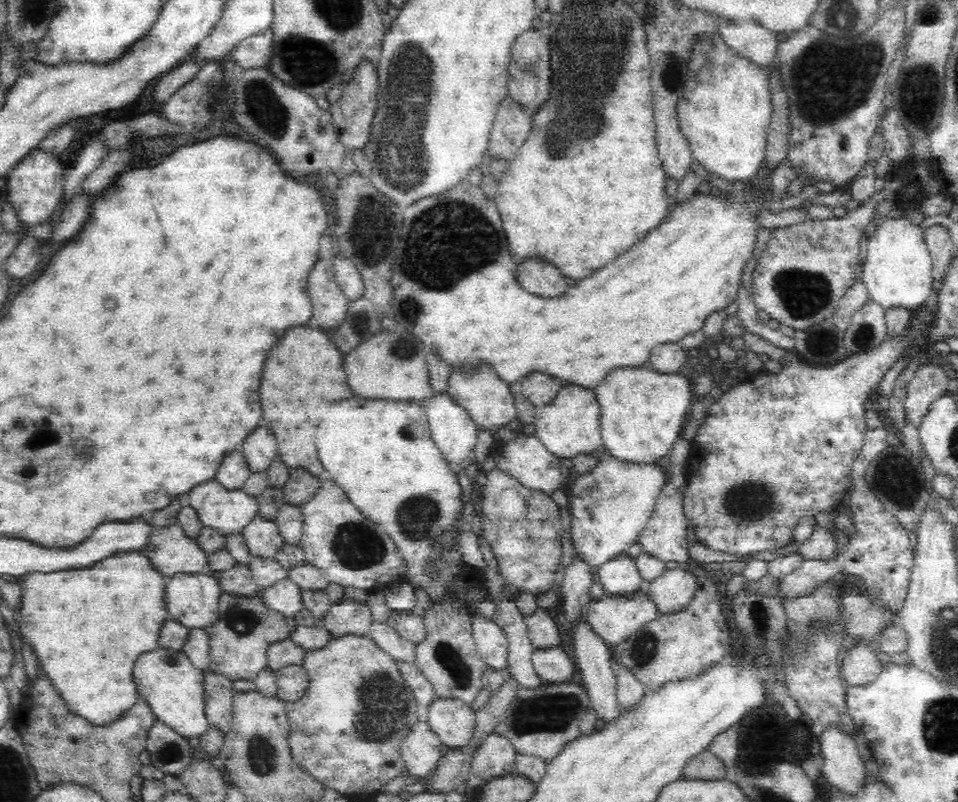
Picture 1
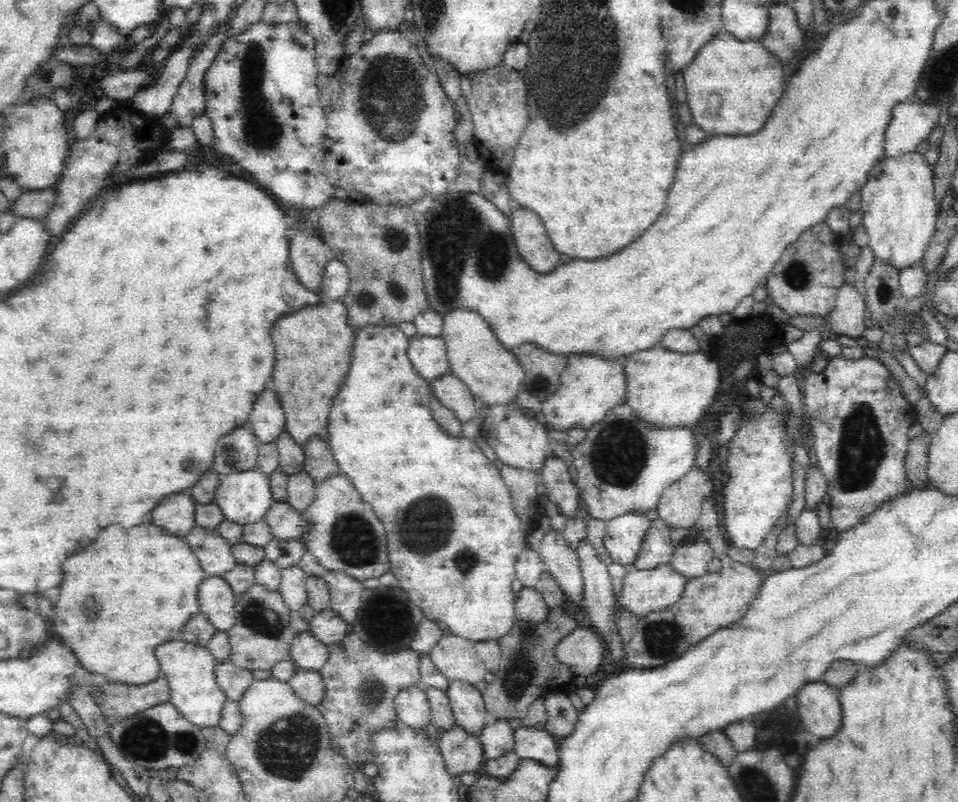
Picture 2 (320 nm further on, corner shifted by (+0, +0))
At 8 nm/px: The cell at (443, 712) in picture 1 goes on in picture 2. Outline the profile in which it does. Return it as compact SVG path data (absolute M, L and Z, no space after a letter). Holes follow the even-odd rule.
M454 681L446 687L447 697L454 722L469 736L478 737L484 728L484 713L488 710L482 701L481 691L474 685Z

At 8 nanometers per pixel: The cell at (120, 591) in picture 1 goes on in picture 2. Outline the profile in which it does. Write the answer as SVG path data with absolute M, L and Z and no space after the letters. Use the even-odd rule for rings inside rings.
M142 523L130 530L106 528L90 548L70 556L62 564L62 580L58 584L58 596L52 602L52 616L46 619L52 630L60 636L64 645L74 654L82 670L98 675L102 684L118 687L141 687L156 679L158 663L152 654L159 644L180 639L180 628L197 610L196 590L198 580L204 578L198 565L182 538L166 535L150 524ZM90 596L100 600L96 608Z

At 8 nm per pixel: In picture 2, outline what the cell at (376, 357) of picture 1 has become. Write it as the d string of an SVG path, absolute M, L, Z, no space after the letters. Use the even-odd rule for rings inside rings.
M412 335L406 338L404 355L420 379L431 382L449 372L442 337Z

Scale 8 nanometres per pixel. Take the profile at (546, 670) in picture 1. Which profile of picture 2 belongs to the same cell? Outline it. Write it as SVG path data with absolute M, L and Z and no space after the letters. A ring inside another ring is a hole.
M587 624L579 625L566 636L562 636L554 644L552 655L556 662L570 669L572 679L592 674L603 660L600 640Z

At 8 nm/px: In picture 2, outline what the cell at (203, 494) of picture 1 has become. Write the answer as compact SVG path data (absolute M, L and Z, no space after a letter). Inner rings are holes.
M251 470L228 476L220 474L218 478L217 486L213 491L214 495L212 495L212 503L220 509L223 520L245 526L264 519L268 507L273 503L268 477L256 470Z

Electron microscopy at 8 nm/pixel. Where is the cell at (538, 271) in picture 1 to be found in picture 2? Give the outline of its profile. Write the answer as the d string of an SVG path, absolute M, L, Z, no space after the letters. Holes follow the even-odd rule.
M514 210L509 218L509 229L522 261L540 275L553 273L560 265L560 254L554 251L538 217L530 211Z

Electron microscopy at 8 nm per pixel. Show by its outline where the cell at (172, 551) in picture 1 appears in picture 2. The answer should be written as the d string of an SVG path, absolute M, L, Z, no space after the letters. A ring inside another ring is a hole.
M194 526L182 537L182 541L202 567L204 576L220 577L226 570L234 568L234 557L230 553L231 544L226 543L218 533Z

